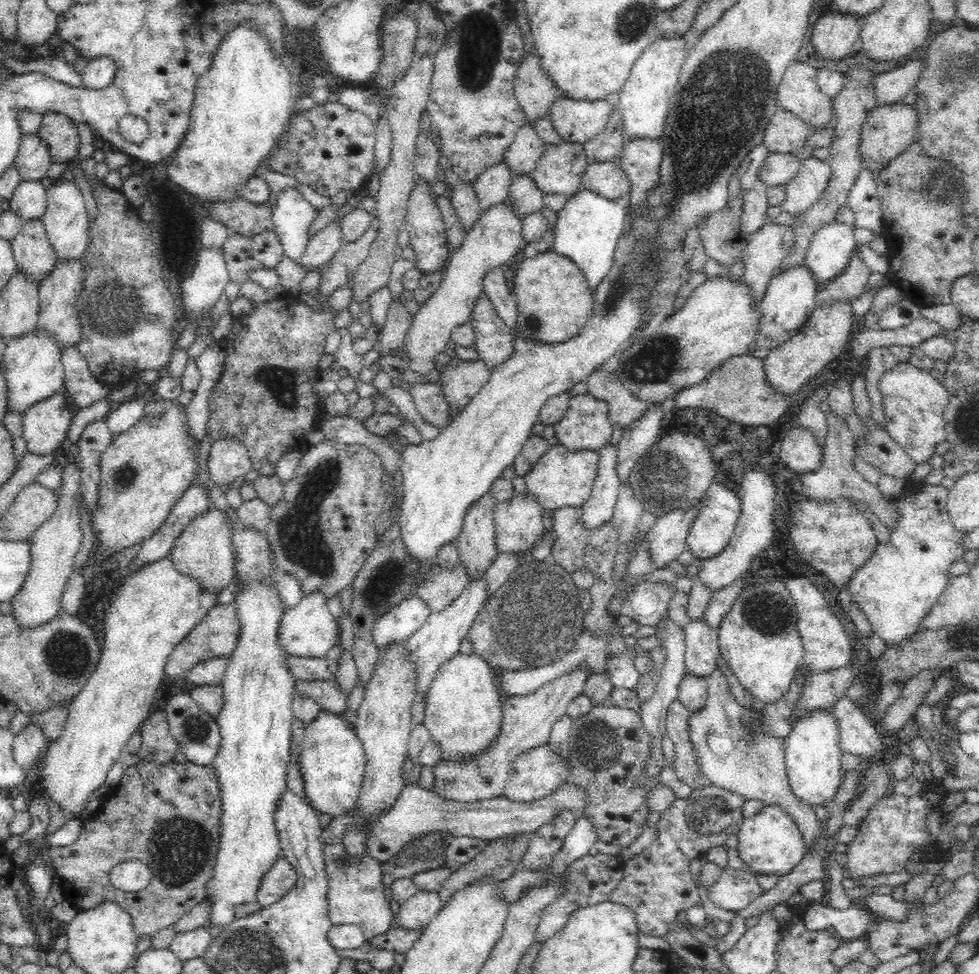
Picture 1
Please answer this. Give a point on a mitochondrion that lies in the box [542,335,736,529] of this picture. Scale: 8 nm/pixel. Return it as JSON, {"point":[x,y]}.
{"point":[666,476]}

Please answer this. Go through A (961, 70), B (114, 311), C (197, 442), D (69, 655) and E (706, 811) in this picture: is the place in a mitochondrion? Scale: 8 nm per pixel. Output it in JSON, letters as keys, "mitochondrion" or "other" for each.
{"A":"mitochondrion","B":"mitochondrion","C":"other","D":"mitochondrion","E":"mitochondrion"}

